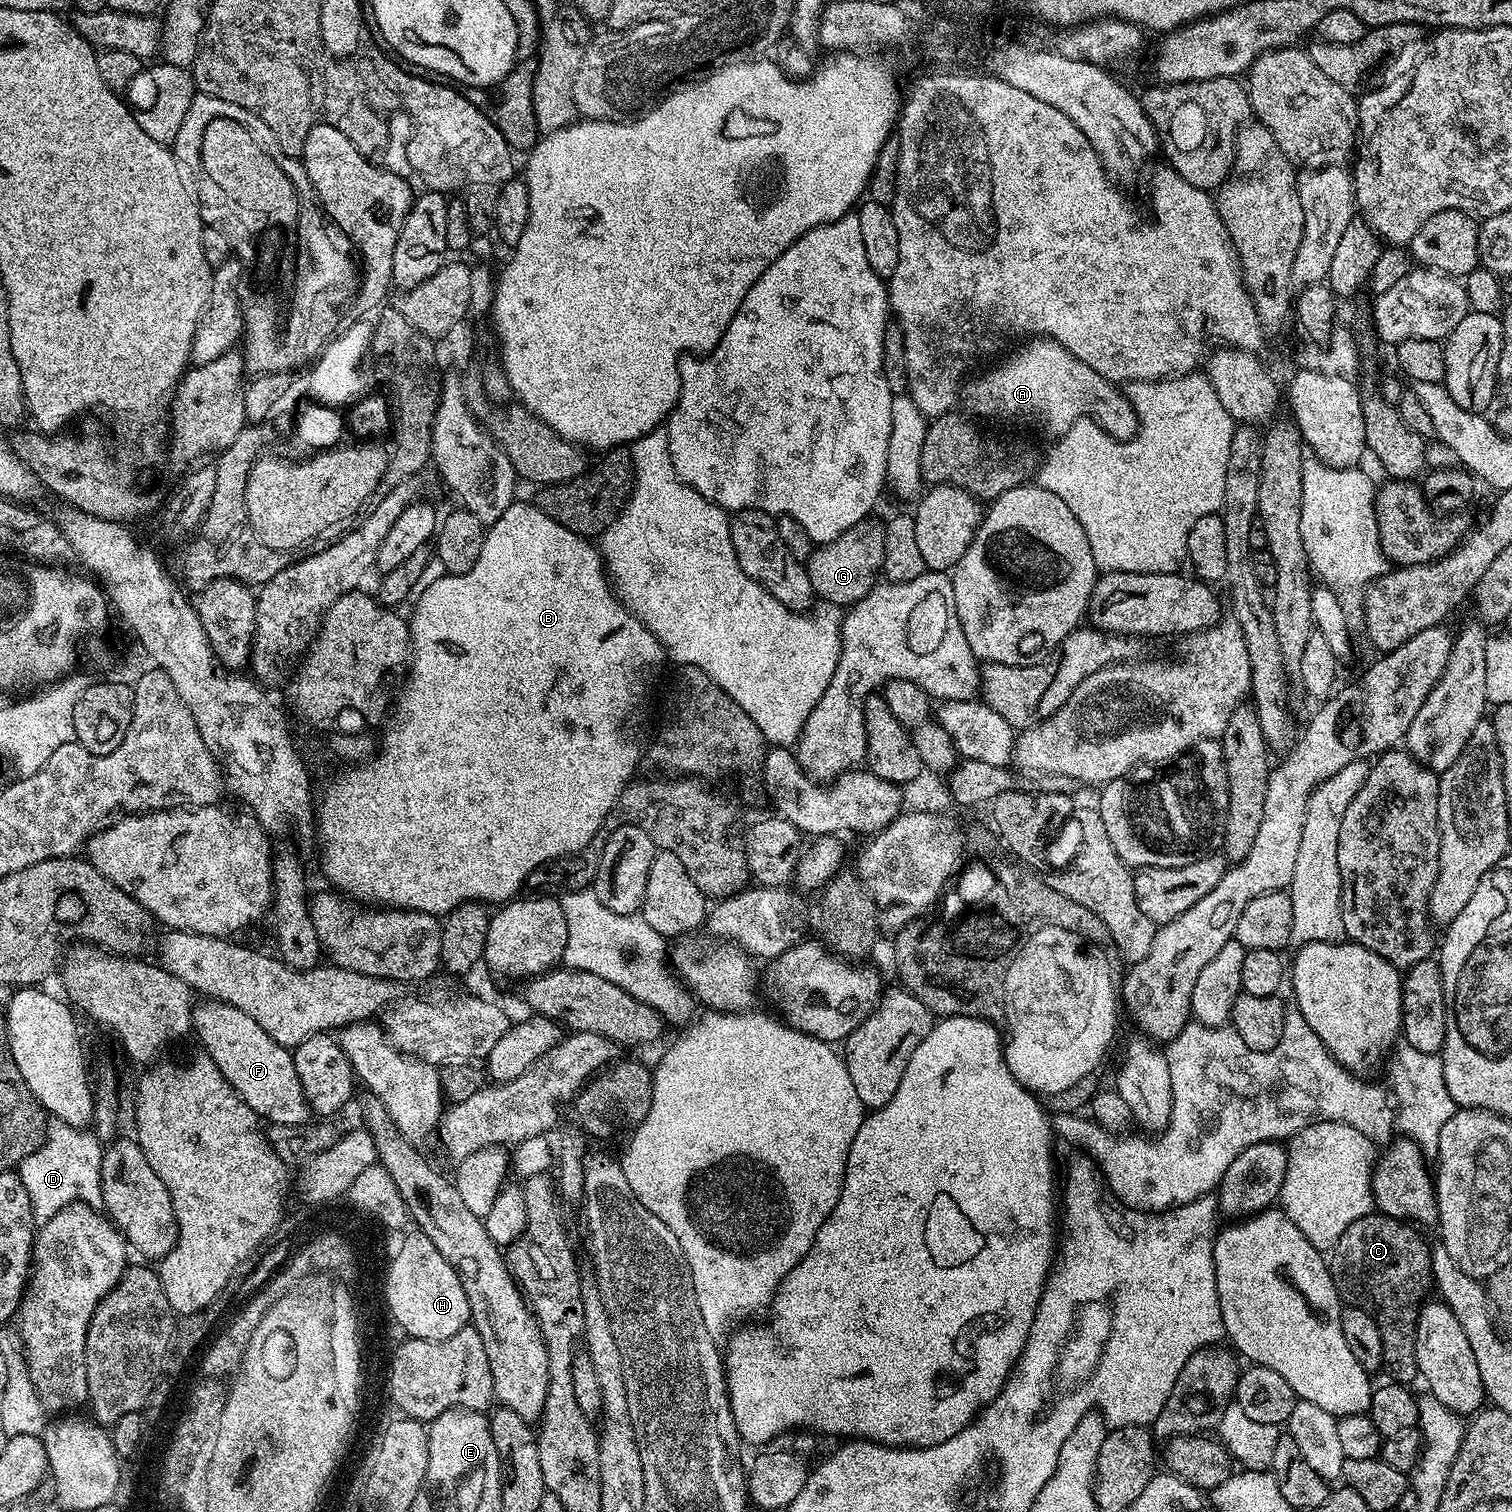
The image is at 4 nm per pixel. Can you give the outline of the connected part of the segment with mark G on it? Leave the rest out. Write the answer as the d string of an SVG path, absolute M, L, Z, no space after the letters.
M869 518L850 526L837 540L813 547L806 561L813 593L823 603L851 606L858 603L876 587L884 570L886 534L884 524Z

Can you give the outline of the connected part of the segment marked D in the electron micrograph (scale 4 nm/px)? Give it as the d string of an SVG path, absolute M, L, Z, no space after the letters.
M57 1119L49 1123L44 1145L18 1166L20 1181L26 1186L26 1194L30 1194L32 1213L37 1221L54 1218L54 1214L68 1204L103 1205L100 1171L104 1149L105 1145L100 1144L92 1130L75 1128Z

